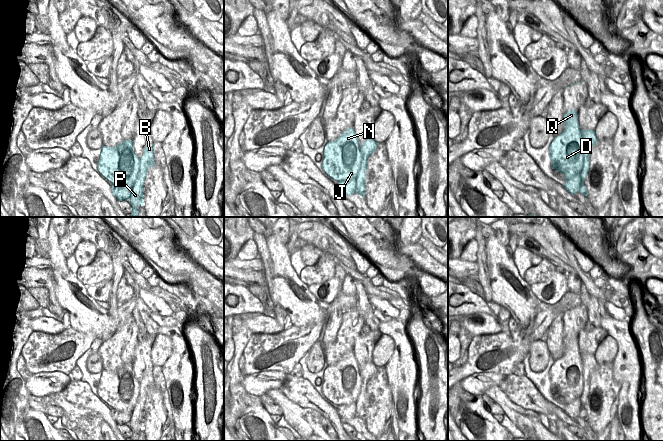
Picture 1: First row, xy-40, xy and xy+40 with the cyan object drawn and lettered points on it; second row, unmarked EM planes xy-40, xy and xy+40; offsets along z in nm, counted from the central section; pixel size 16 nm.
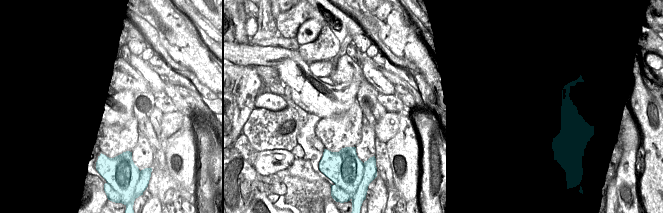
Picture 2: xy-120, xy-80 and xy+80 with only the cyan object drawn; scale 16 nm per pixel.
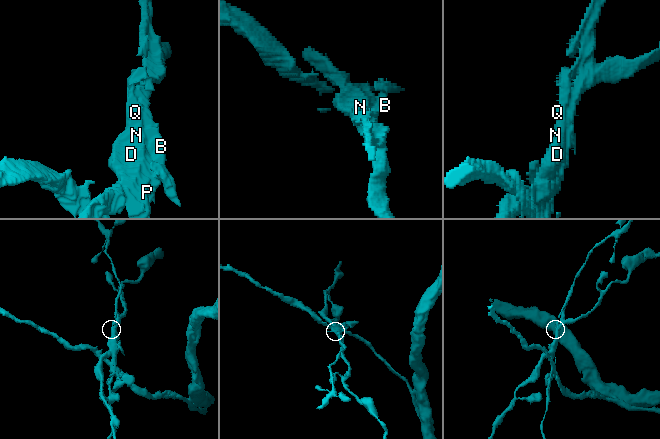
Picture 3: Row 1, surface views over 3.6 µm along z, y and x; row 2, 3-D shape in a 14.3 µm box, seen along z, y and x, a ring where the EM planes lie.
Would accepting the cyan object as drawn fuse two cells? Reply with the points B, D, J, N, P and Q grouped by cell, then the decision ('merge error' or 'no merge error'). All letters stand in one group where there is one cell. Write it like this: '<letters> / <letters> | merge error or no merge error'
B P / D J N Q | merge error

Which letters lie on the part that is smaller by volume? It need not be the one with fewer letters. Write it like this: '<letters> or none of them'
D, J, N, Q

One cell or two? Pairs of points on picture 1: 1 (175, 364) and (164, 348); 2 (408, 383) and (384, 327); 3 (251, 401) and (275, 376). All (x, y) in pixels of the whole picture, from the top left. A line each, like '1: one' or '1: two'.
1: two
2: one
3: two

